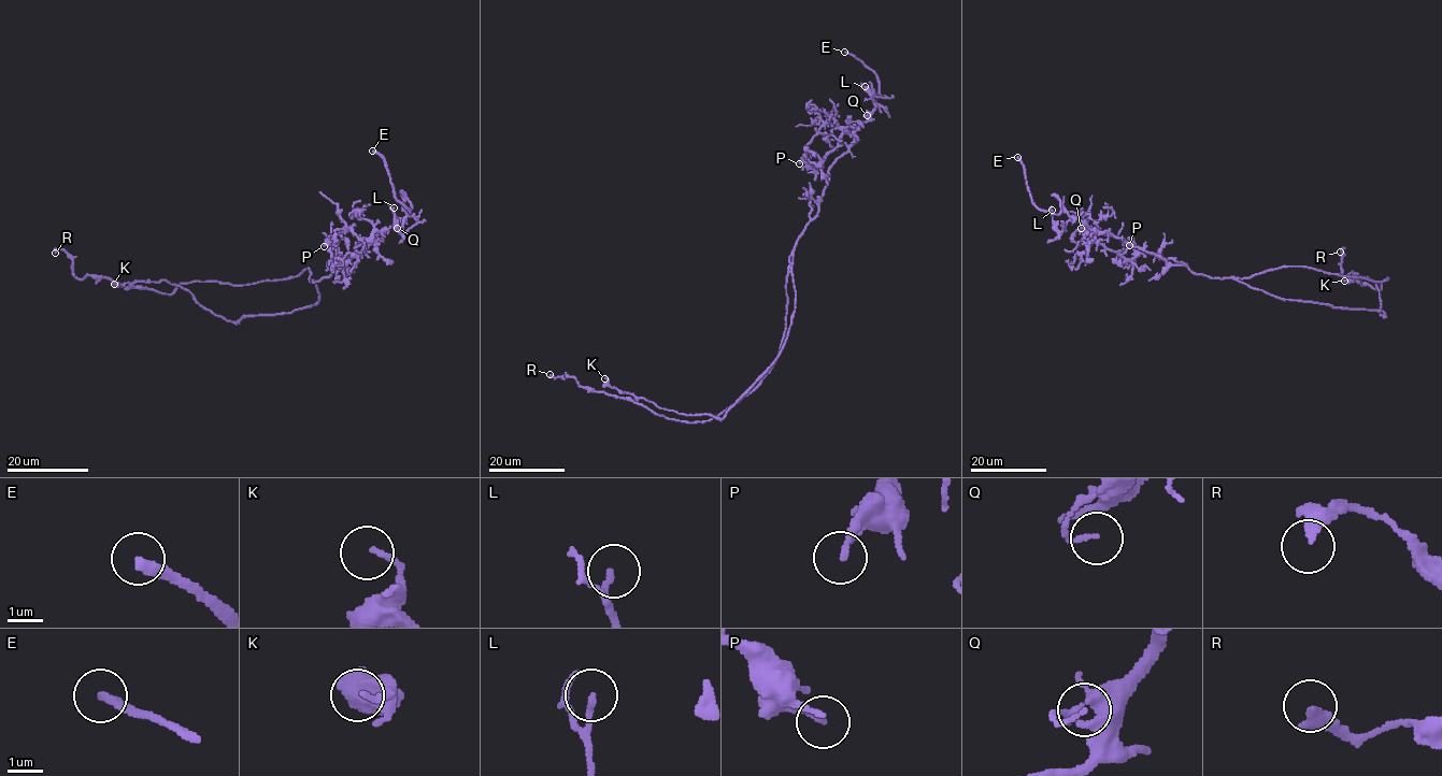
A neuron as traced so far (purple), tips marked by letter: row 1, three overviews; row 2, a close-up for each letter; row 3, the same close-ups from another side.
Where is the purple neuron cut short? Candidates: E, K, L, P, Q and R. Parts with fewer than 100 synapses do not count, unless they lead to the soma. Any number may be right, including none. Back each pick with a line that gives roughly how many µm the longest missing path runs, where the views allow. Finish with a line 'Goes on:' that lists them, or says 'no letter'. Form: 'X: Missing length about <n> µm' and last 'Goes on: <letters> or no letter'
E: Missing length about 35 µm
Goes on: E

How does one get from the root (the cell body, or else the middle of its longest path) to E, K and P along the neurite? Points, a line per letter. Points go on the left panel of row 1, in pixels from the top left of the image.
E: (310, 275), (317, 282), (343, 268), (356, 247), (407, 215), (407, 198), (410, 213), (372, 151)
K: (310, 275), (319, 292), (315, 304), (289, 313), (245, 315), (236, 322), (215, 315), (165, 279), (114, 284)
P: (310, 275), (311, 282), (328, 277), (356, 247), (386, 232), (375, 231), (363, 241), (343, 230), (324, 246)

